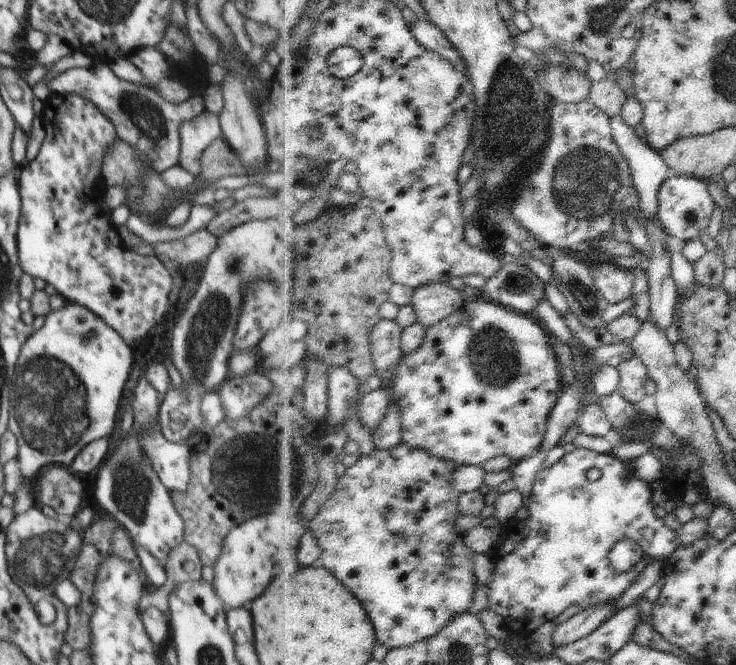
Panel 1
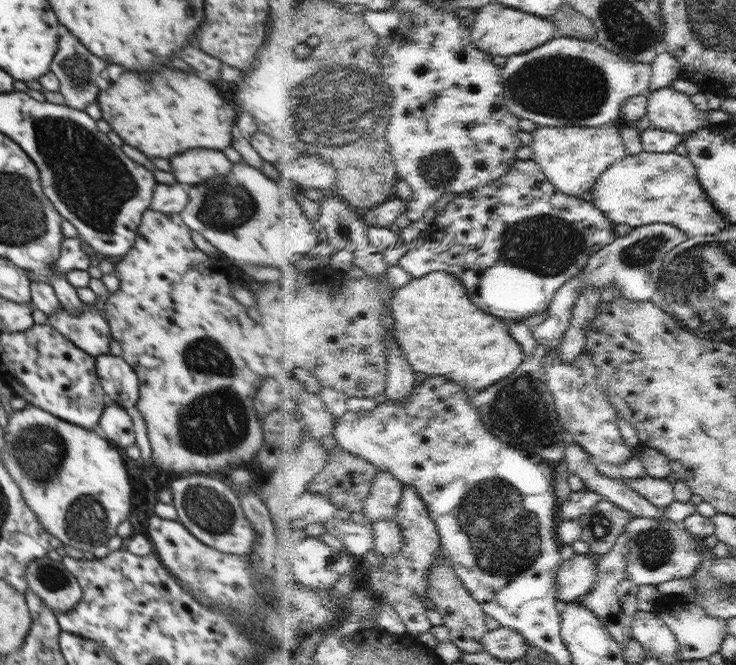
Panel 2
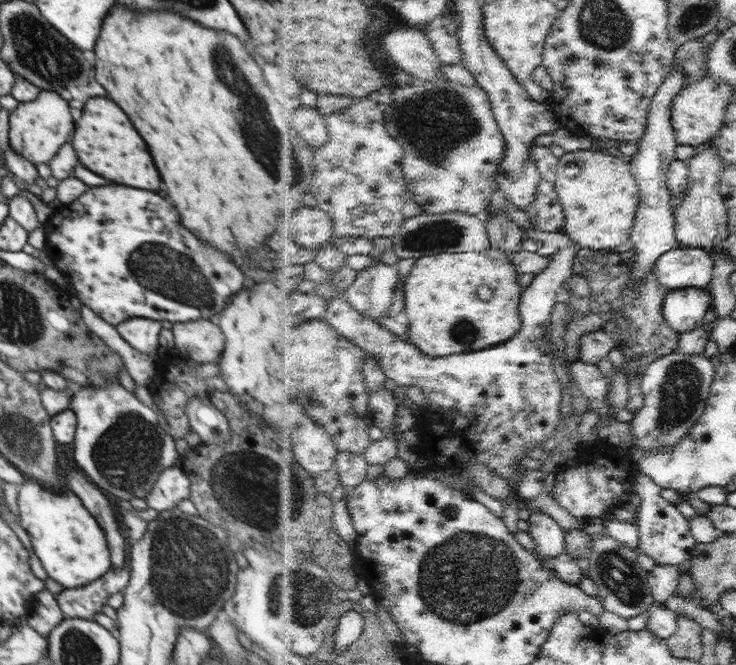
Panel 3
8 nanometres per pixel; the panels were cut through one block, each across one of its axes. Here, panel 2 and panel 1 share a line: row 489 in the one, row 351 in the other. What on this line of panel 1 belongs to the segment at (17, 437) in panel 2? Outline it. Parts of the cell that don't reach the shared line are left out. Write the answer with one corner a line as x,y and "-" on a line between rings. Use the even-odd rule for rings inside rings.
66,301
64,308
60,310
54,310
50,312
46,318
44,318
44,326
40,330
35,331
28,341
21,347
20,358
17,359
15,368
14,384
12,384
12,404
14,404
14,416
16,421
21,425
22,438
24,438
24,444
30,446
30,452
28,450
20,450
18,452
17,460
20,462
20,471
22,472
23,483
22,487
16,492
16,501
14,504
14,512
21,514
27,512
31,507
36,505
33,498
33,484
35,480
40,476
42,468
48,465
60,465
68,468
74,461
77,453
92,440
96,438
104,438
104,436
110,436
112,430
114,430
114,424
116,424
116,412
118,412
118,406
120,406
120,398
124,392
124,385
128,380
130,374
130,368
132,368
132,352
130,352
130,346
112,329
109,328
96,314
93,314
88,308
83,305

